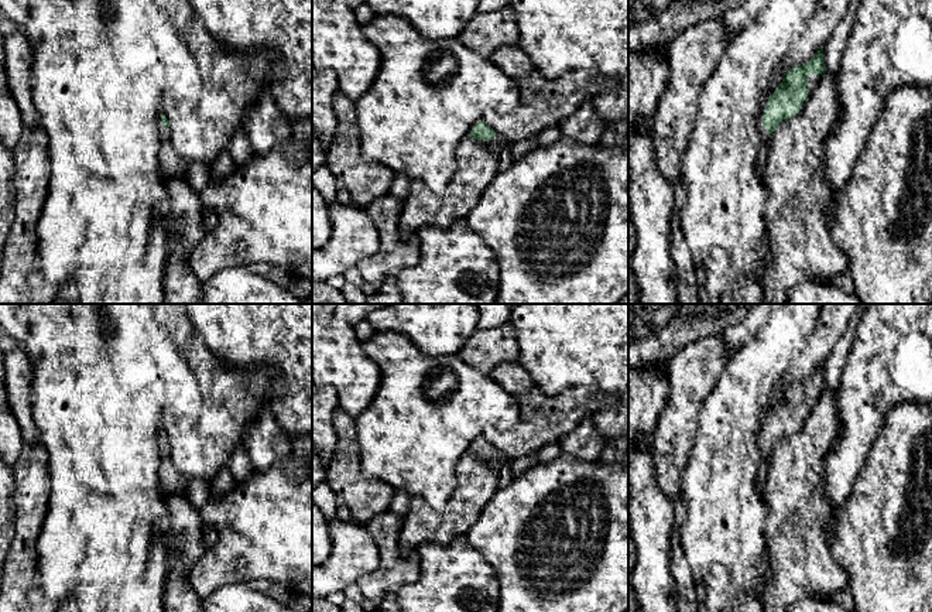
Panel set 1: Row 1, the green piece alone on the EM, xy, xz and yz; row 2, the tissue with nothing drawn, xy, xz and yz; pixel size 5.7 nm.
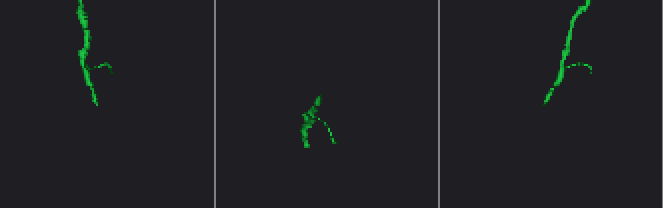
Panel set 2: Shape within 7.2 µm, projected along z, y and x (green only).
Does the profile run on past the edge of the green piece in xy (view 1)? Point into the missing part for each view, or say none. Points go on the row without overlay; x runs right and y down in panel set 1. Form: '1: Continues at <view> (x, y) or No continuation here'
1: Continues at xy (170, 479)

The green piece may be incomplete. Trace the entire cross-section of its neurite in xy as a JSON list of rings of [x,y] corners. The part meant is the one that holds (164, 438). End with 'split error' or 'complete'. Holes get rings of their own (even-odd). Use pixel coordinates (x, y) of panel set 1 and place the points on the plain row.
[[[162,428],[160,432],[160,445],[162,452],[162,462],[160,469],[160,485],[162,492],[171,493],[174,490],[184,489],[189,479],[186,475],[179,473],[174,466],[171,458],[169,438],[167,437]]]; split error

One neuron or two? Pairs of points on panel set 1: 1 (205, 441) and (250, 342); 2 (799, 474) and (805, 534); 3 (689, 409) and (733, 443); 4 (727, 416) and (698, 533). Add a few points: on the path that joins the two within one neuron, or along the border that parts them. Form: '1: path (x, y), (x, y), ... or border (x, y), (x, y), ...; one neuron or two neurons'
1: border (211, 351), (233, 372), (269, 369); two neurons
2: path (799, 489), (799, 519); one neuron
3: border (715, 386), (703, 402), (696, 440), (691, 448); two neurons
4: path (726, 445), (726, 457), (719, 477), (719, 503); one neuron

